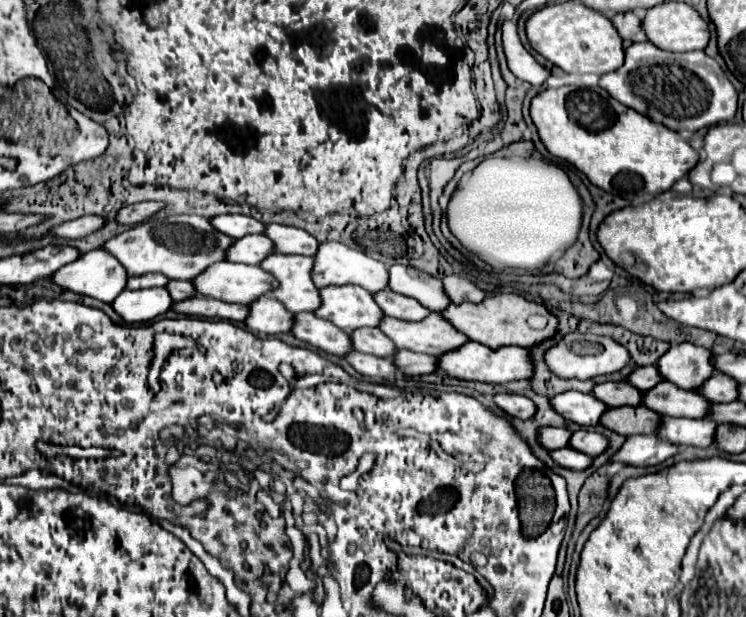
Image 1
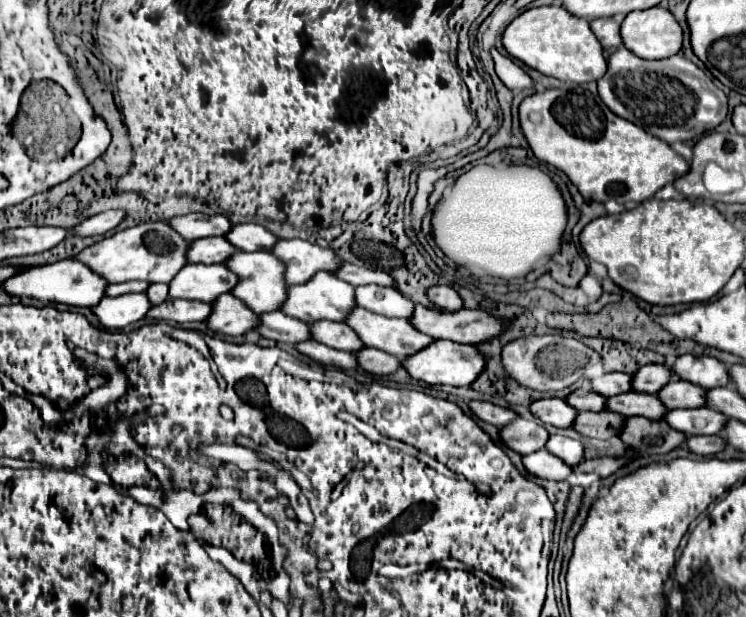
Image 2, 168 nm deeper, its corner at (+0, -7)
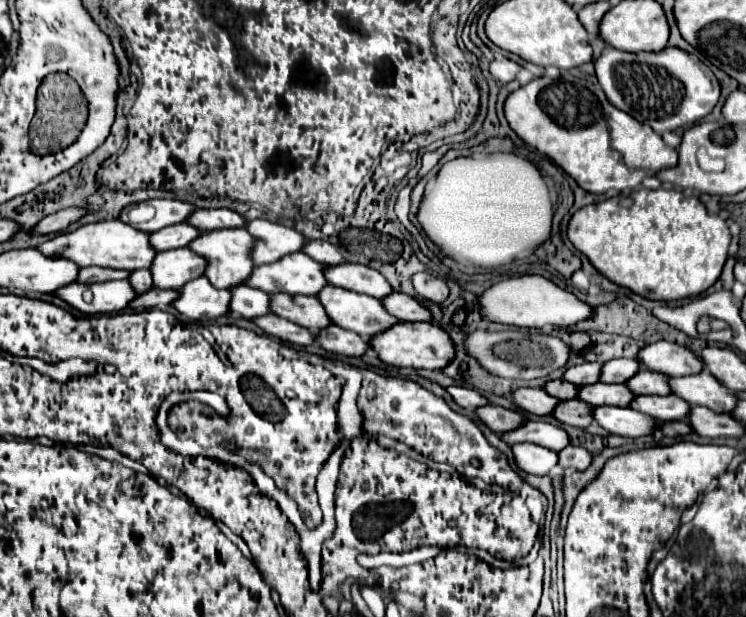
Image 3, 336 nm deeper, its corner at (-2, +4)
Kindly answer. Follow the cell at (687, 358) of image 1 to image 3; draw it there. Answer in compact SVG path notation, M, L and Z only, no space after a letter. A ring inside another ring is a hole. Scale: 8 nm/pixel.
M619 358L619 360L609 360L601 366L601 382L615 384L615 382L625 382L631 376L635 376L641 370L639 360L629 360L629 358Z

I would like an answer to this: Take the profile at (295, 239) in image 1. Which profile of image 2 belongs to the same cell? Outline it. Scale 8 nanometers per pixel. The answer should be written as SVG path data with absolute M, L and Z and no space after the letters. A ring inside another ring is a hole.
M243 223L243 225L235 225L229 235L225 235L229 243L233 243L235 247L243 249L243 251L271 251L271 247L275 247L275 243L279 243L279 237L273 235L271 231L267 231L261 225L255 223Z

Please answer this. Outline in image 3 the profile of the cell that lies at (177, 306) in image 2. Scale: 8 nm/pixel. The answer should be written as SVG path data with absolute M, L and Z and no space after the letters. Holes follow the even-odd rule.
M151 288L151 292L143 292L141 296L135 296L131 302L129 302L129 308L131 310L151 310L151 308L157 308L157 306L167 306L175 300L175 290L159 290L159 288Z

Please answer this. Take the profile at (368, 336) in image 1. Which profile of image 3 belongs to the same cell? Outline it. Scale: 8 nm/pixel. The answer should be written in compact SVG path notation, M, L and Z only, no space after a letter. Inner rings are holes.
M285 292L269 294L269 310L289 322L295 322L307 330L319 330L331 324L315 296L291 296Z

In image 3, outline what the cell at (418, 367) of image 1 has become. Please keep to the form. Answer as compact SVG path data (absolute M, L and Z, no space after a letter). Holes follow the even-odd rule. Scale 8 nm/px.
M327 326L321 328L315 334L315 342L333 354L343 354L343 356L361 356L365 350L369 350L369 342L363 340L359 334L343 330L339 326Z

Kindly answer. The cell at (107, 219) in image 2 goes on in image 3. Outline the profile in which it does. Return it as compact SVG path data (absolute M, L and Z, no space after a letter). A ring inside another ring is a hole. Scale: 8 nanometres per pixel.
M67 208L67 210L59 210L55 214L49 214L45 216L41 222L37 222L37 226L31 230L31 234L55 234L55 232L61 232L65 230L71 222L79 220L81 216L85 216L87 210L83 208Z

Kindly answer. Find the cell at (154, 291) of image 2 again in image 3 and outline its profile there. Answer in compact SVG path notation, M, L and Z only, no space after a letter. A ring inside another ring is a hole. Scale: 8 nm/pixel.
M133 270L129 274L129 284L133 284L133 290L137 294L147 292L149 288L153 288L153 280L151 280L151 272L149 270Z

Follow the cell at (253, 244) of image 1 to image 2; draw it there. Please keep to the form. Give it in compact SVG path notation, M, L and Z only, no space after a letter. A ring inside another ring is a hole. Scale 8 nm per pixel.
M207 237L207 239L197 239L191 243L191 249L187 253L187 259L191 263L205 263L205 265L213 265L213 263L223 263L223 259L227 259L227 255L235 255L237 247L231 247L231 243L227 243L227 239L223 237Z

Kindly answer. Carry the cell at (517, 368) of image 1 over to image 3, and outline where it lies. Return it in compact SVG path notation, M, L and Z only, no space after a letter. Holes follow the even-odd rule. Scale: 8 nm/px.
M397 322L393 328L379 332L369 340L371 350L377 352L379 360L397 368L427 368L427 370L441 370L447 366L453 356L455 348L445 330L431 322Z

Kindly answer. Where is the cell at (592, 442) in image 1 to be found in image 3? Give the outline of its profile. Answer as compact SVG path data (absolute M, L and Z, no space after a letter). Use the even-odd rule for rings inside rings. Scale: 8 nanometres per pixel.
M525 420L519 428L515 428L513 432L501 432L499 438L503 442L517 444L517 442L531 442L531 444L539 444L545 446L553 452L563 450L569 444L569 436L565 430L561 430L555 424L547 424L547 422L533 422L533 420ZM553 442L561 442L561 444L553 444Z

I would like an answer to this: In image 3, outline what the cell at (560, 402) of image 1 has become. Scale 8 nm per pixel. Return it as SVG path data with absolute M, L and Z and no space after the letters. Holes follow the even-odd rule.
M517 388L513 392L513 402L525 412L531 412L531 414L537 414L537 416L545 416L545 414L553 412L553 408L557 406L559 400L549 396L541 388Z

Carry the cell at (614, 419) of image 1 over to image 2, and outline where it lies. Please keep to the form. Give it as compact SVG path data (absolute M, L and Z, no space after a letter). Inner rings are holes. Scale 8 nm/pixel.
M583 411L577 415L573 429L577 429L581 435L587 435L587 437L613 439L619 435L623 423L625 423L625 417L615 415L613 411L599 411L599 413Z

